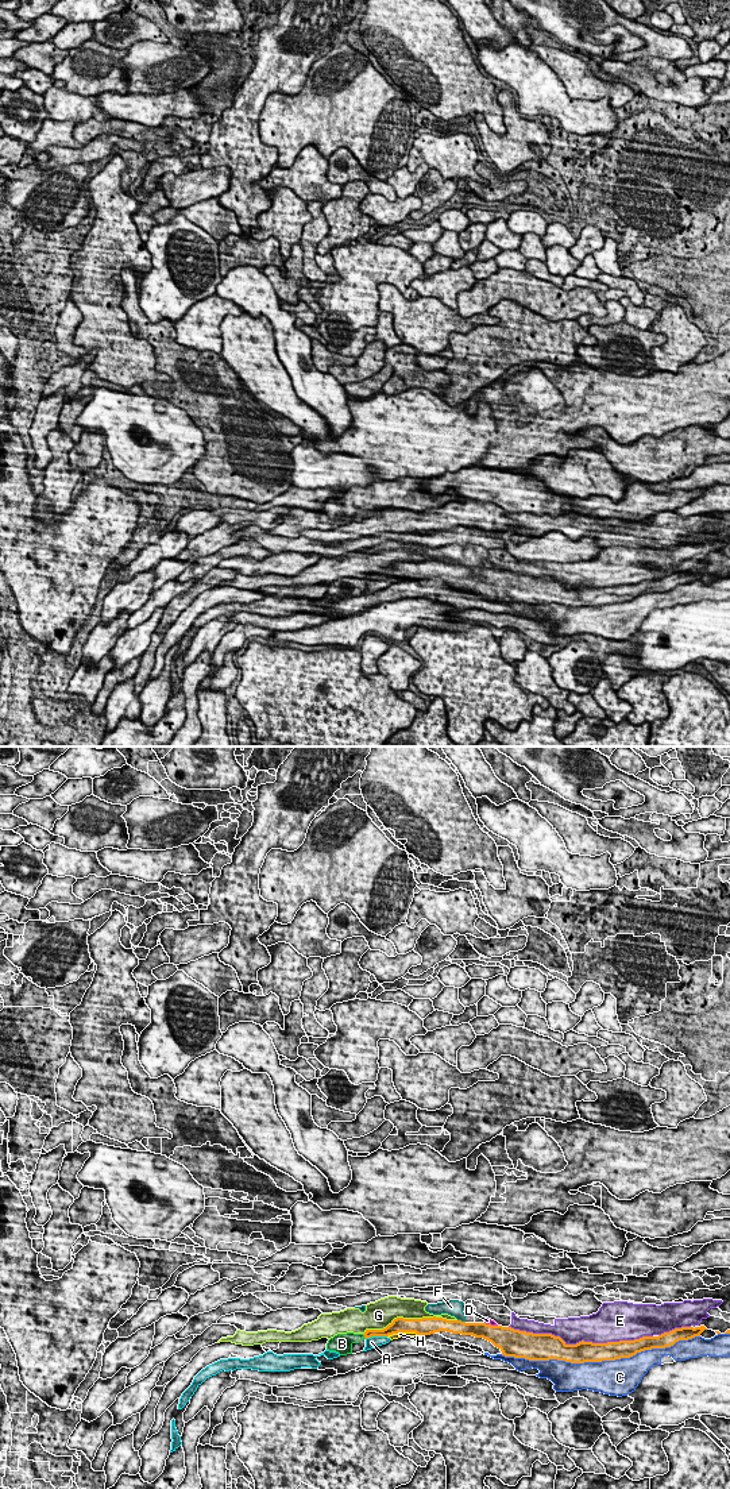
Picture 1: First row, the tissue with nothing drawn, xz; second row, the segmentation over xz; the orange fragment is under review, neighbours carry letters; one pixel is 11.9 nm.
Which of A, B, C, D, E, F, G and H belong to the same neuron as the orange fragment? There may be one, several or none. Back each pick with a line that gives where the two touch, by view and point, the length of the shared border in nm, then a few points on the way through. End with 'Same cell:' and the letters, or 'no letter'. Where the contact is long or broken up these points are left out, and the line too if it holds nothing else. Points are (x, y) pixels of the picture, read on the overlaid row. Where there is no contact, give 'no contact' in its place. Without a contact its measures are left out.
B: contact xz (364, 1337); length 80 nm
Same cell: B

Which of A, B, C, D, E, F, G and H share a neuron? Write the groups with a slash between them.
A H / B / C / D G / E F

